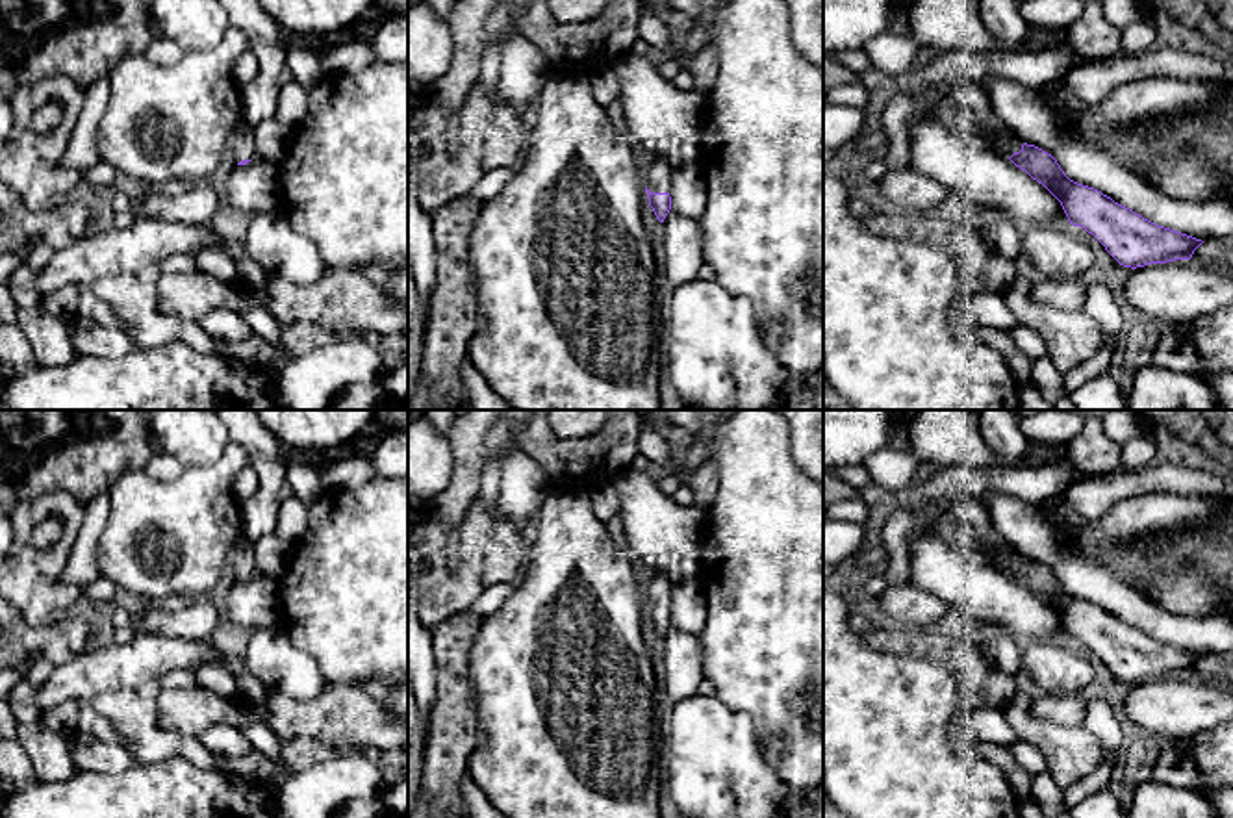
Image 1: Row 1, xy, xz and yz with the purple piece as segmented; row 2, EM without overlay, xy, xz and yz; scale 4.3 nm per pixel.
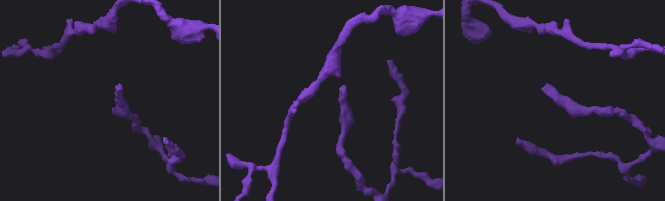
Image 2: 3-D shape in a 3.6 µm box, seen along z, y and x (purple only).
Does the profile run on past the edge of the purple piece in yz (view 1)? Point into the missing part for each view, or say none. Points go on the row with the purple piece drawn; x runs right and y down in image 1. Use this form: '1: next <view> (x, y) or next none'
1: next yz (1005, 143)

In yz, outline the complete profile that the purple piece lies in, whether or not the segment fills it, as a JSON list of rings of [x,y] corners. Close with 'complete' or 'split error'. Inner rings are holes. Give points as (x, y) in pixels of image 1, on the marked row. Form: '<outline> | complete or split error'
[[[990,132],[985,139],[1003,158],[1042,184],[1061,202],[1070,224],[1092,234],[1124,267],[1190,260],[1203,243],[1159,226],[1101,191],[1070,180],[1051,154],[1022,143],[1012,132]]] | split error

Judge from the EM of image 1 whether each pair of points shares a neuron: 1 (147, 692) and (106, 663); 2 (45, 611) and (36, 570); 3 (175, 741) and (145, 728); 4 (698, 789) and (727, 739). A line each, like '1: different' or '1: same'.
1: different
2: same
3: same
4: same

